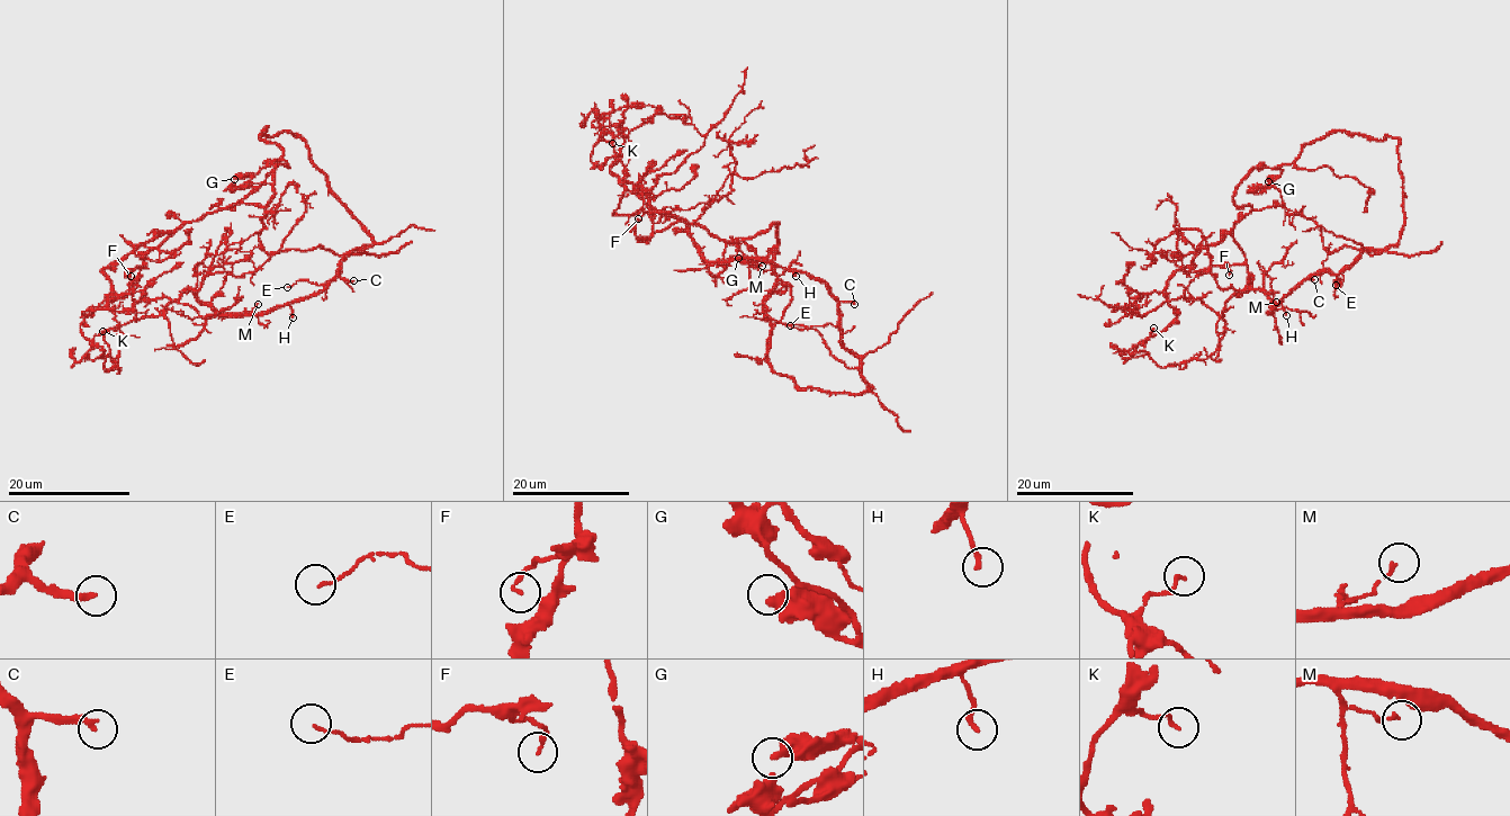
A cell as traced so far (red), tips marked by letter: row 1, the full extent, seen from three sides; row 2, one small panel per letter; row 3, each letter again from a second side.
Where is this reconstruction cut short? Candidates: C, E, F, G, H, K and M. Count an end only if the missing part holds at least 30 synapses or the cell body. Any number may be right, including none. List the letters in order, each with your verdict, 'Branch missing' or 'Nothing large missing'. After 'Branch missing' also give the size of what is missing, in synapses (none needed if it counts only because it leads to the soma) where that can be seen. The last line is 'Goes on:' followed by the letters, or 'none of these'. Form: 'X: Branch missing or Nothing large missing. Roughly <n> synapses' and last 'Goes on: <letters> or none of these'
C: Branch missing. Roughly 30 synapses
E: Nothing large missing
F: Nothing large missing
G: Nothing large missing
H: Nothing large missing
K: Nothing large missing
M: Nothing large missing
Goes on: C

